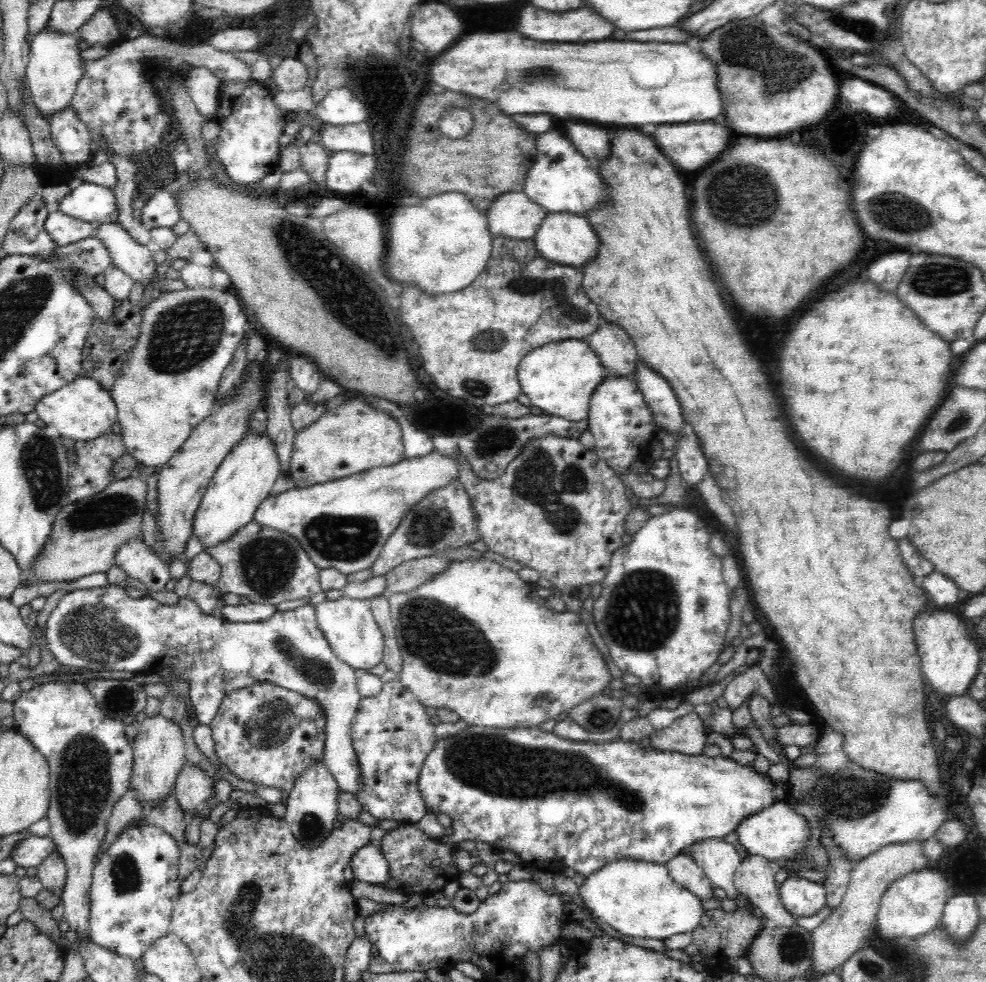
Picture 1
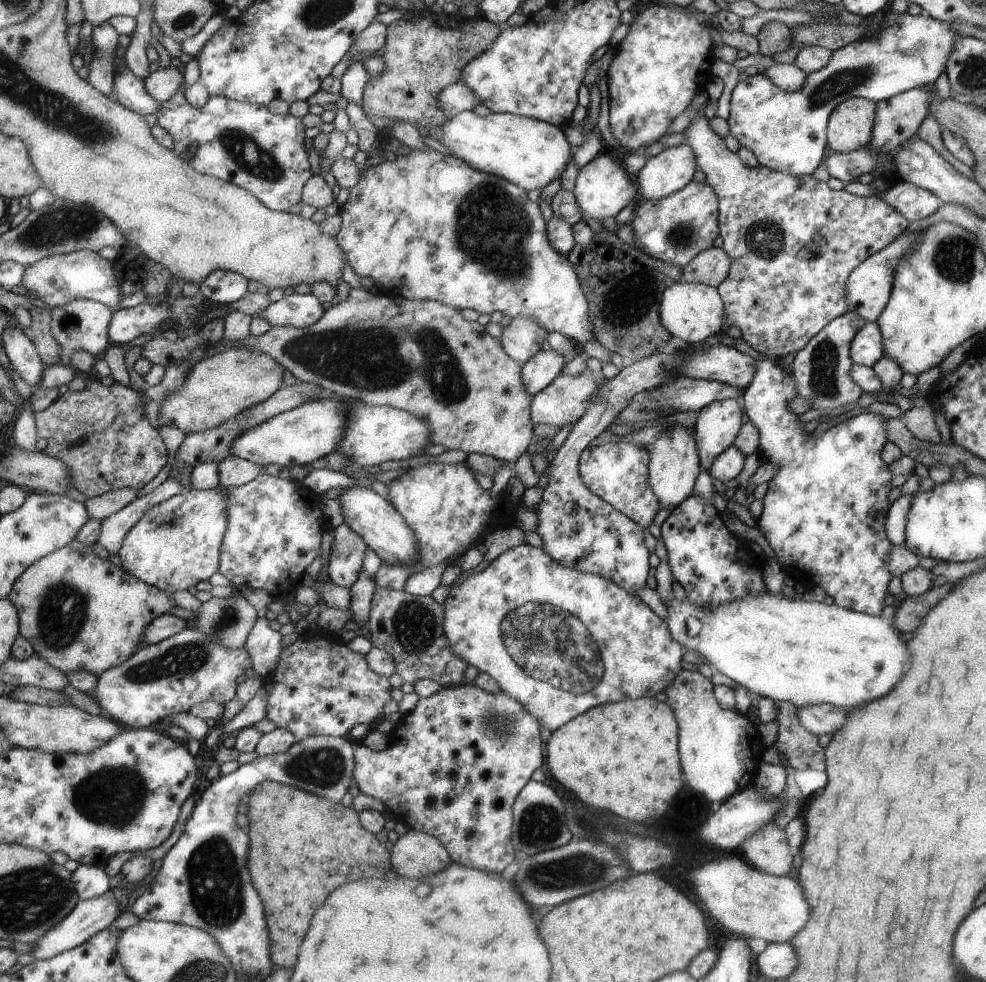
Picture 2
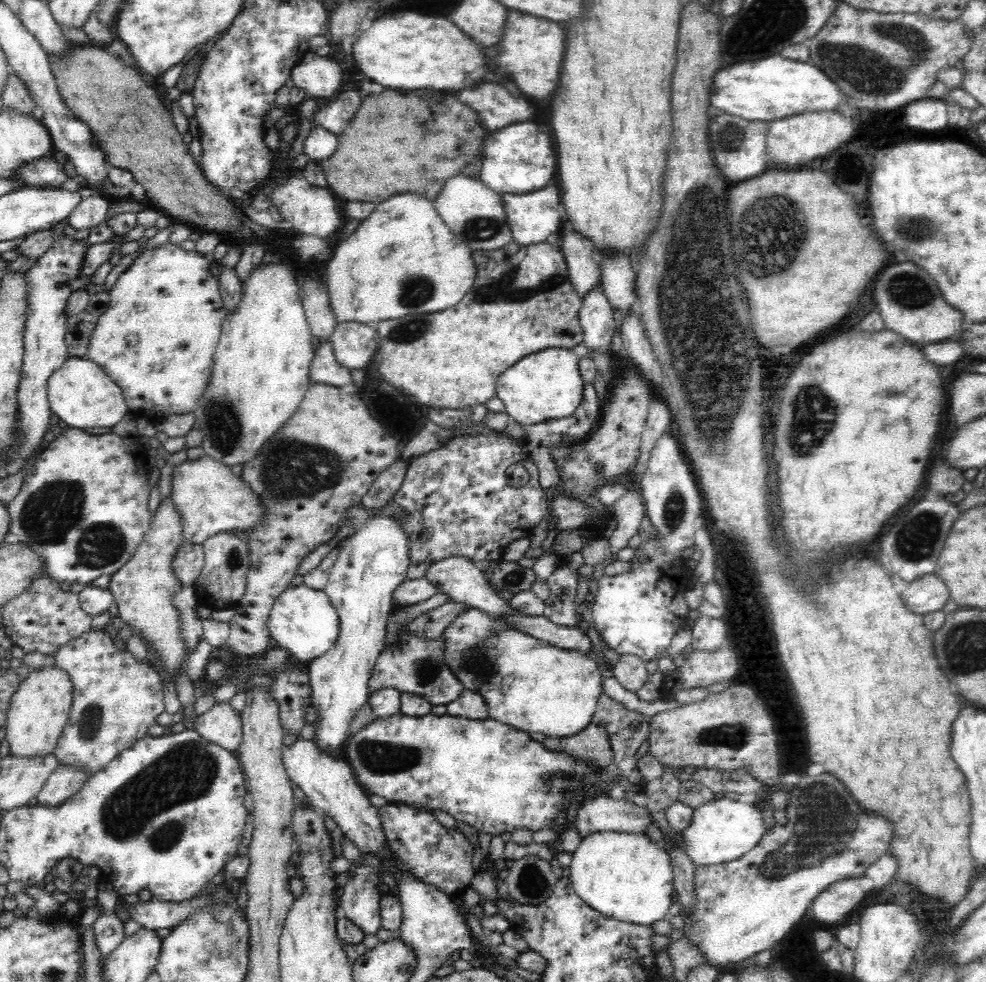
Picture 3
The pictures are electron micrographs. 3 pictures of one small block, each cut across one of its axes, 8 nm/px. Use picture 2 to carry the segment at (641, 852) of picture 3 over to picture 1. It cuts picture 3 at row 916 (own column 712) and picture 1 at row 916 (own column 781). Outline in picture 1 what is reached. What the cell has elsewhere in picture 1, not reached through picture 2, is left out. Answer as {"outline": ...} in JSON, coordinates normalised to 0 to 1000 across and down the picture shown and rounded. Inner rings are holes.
{"outline":[[[624,875],[614,879],[592,896],[586,910],[604,936],[609,935],[635,955],[674,957],[685,951],[701,950],[714,931],[711,916],[680,892],[674,880],[652,875]]]}

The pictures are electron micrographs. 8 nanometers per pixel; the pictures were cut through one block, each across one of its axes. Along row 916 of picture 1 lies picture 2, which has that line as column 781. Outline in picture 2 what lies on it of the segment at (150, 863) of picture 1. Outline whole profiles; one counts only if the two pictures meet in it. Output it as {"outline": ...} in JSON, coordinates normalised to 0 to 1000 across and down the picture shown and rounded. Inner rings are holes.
{"outline":[[[904,8],[899,16],[899,22],[886,37],[875,38],[848,50],[838,68],[818,75],[818,81],[810,93],[799,94],[789,90],[773,73],[757,78],[748,85],[741,96],[740,120],[738,120],[740,134],[749,141],[752,149],[760,150],[766,155],[771,168],[807,179],[824,178],[836,162],[839,126],[847,110],[864,99],[876,99],[891,106],[921,91],[947,85],[960,69],[960,61],[968,52],[973,35],[963,25],[937,12],[932,15],[909,14]]]}

